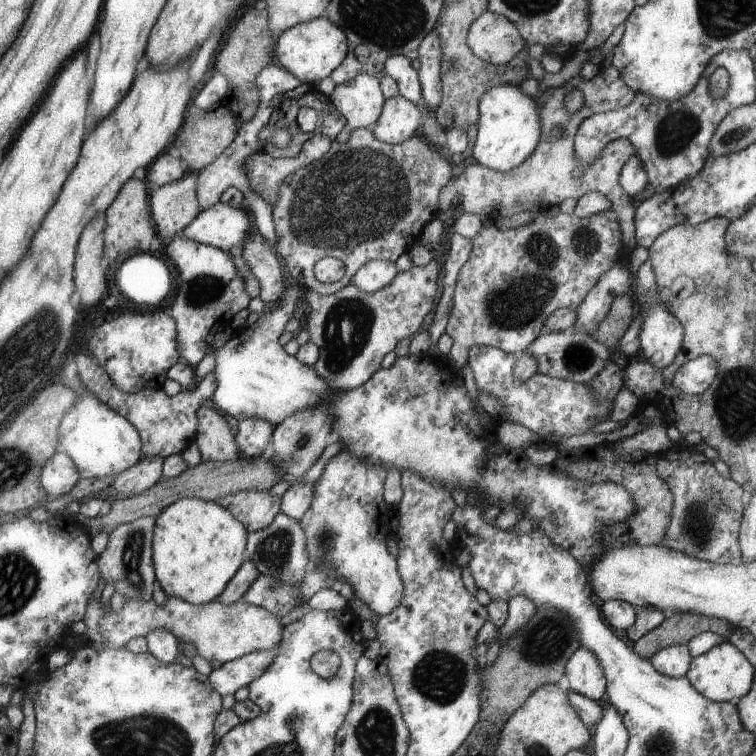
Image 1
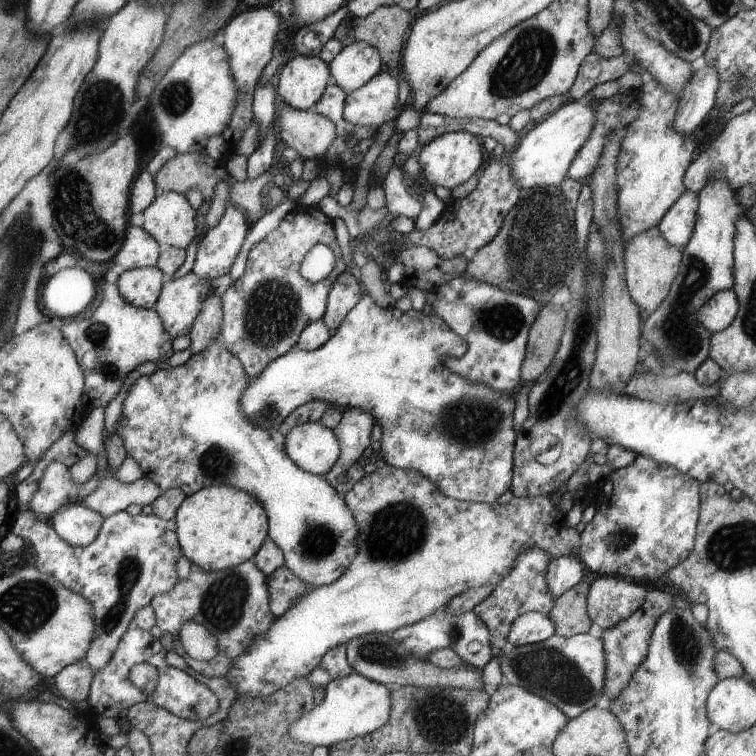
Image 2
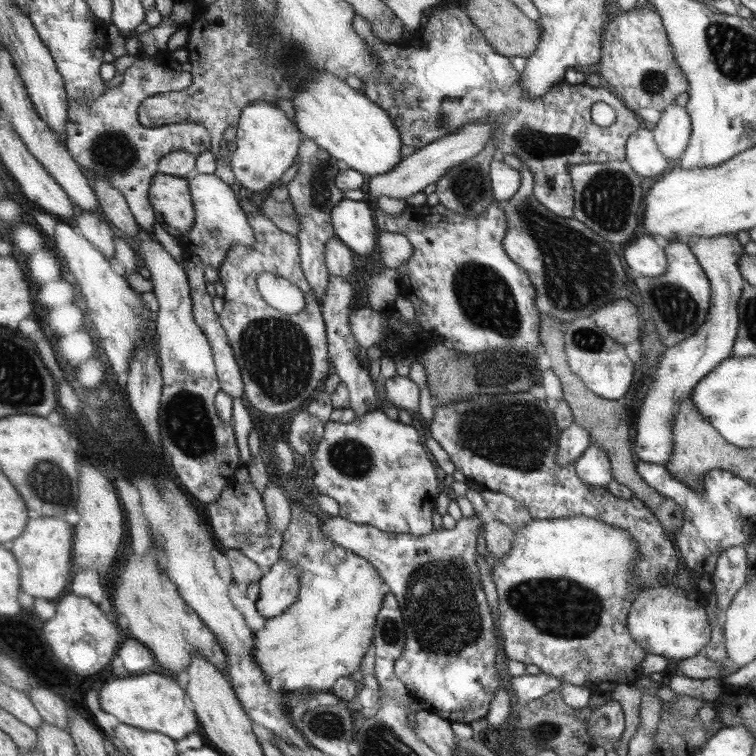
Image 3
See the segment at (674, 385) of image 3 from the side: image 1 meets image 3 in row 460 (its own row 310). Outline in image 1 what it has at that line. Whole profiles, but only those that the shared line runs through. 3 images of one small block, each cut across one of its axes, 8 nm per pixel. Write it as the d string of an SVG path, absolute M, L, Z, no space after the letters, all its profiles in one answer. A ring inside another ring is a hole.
M647 259L637 272L636 294L633 297L638 300L638 305L641 307L640 310L645 314L640 334L642 342L640 356L646 358L656 368L670 367L680 355L680 352L682 352L686 330L683 328L683 324L675 316L672 316L667 305L660 300L658 280L650 259Z

